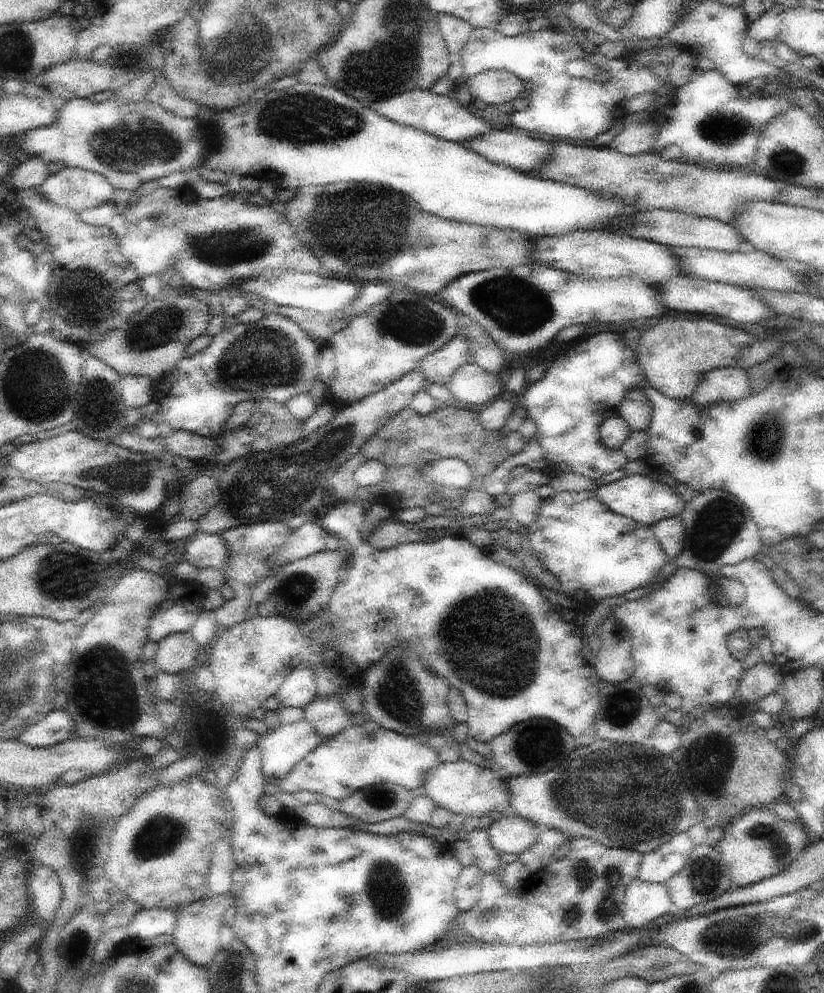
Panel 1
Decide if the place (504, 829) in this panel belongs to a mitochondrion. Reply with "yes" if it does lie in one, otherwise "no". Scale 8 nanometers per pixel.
no

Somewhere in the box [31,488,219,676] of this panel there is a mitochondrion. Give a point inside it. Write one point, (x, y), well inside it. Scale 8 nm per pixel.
(63, 577)

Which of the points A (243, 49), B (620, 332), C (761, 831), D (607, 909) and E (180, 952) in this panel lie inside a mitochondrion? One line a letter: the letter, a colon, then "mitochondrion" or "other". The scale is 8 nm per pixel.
A: mitochondrion
B: other
C: mitochondrion
D: mitochondrion
E: other

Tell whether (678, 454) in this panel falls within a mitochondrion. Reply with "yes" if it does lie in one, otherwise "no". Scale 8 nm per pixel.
no

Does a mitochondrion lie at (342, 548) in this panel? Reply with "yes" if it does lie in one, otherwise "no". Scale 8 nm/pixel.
no

